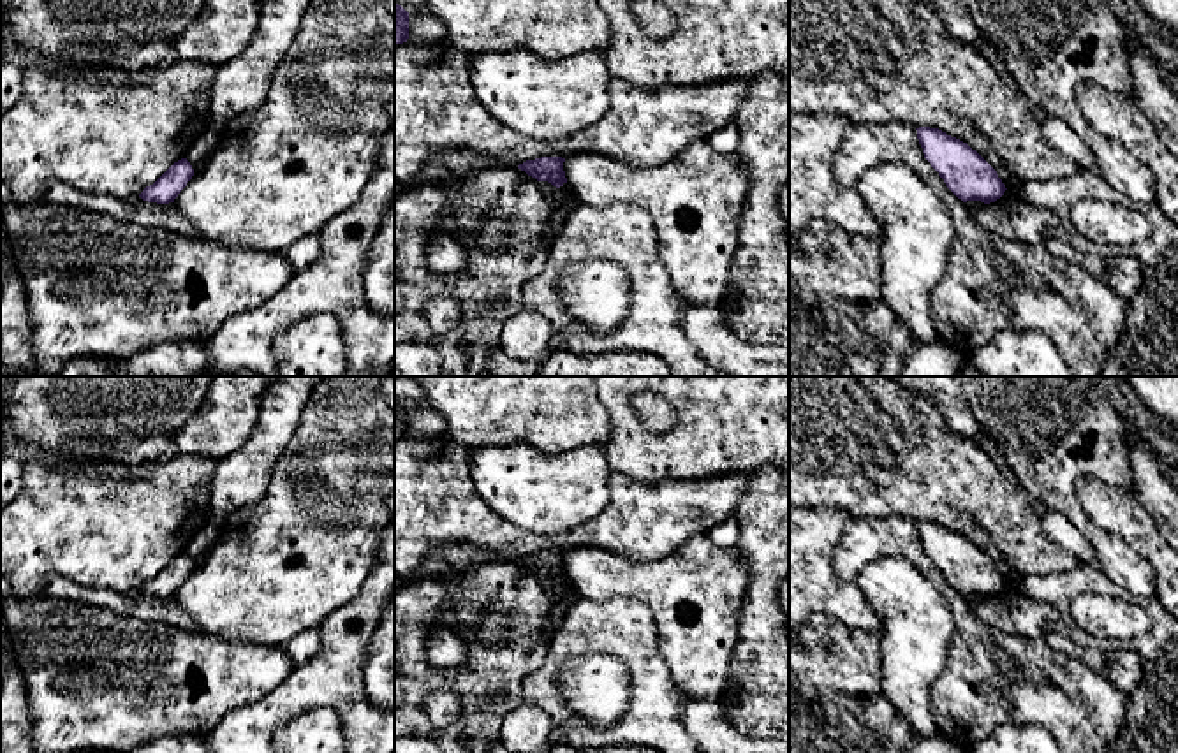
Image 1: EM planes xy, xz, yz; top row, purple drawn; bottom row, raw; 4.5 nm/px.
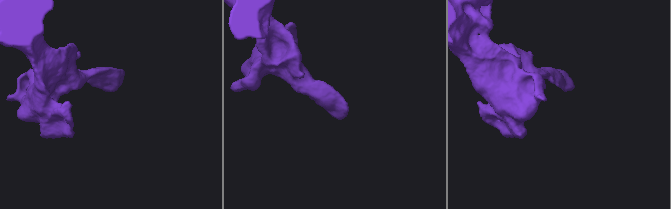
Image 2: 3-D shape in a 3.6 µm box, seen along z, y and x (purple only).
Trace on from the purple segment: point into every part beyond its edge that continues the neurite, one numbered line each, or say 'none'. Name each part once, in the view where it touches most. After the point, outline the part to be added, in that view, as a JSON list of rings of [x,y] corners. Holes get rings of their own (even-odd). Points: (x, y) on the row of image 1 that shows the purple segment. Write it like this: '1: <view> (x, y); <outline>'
none

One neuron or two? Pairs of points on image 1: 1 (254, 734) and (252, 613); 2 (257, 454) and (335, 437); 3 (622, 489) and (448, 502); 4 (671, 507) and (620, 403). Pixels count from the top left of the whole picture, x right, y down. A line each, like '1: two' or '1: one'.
1: two
2: two
3: one
4: two

